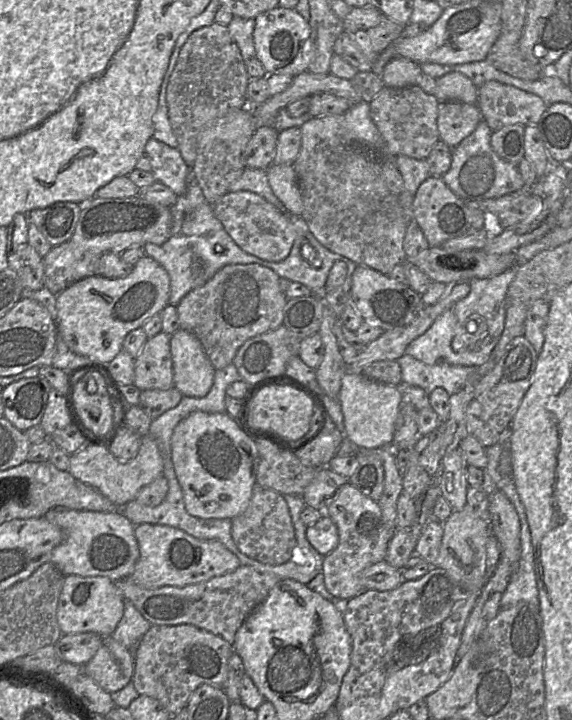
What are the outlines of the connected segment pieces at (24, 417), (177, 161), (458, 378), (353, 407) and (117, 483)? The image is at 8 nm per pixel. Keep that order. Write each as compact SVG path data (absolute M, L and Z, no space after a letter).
M42 377L24 378L14 382L3 389L4 415L17 429L26 430L39 425L44 416L49 393L52 387L50 383Z
M150 138L144 152L150 160L156 181L166 185L178 196L185 194L186 178L191 168L185 163L178 148Z
M407 353L398 358L397 362L401 367L402 382L418 386L427 394L441 387L450 396L459 392L467 384L477 368L446 363L428 365Z
M349 369L341 381L338 401L344 418L345 437L359 448L377 449L392 443L398 413L403 404L399 386L365 377L359 369Z
M148 434L142 437L138 454L130 461L118 460L108 448L87 444L70 456L69 473L97 489L118 507L123 507L136 499L142 487L163 475L163 459L155 440Z

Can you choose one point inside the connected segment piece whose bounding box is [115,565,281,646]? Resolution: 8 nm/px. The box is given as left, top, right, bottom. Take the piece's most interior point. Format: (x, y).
(220, 605)

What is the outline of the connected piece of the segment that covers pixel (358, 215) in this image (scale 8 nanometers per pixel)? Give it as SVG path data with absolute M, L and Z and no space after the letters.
M344 114L311 118L300 127L300 130L302 135L301 148L295 162L292 165L297 176L303 201L303 212L301 216L307 223L311 233L330 251L349 258L357 265L367 266L385 275L389 275L396 265L406 262L404 237L408 225L413 219L414 195L411 194L405 187L402 175L395 165L395 157L378 158L373 151L370 151L368 148L360 145L353 137L350 137L350 132L345 129Z

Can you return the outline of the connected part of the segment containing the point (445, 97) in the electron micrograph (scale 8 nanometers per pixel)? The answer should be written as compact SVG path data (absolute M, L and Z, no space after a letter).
M451 72L436 79L434 96L439 102L459 101L477 104L477 92L478 88L468 77Z

